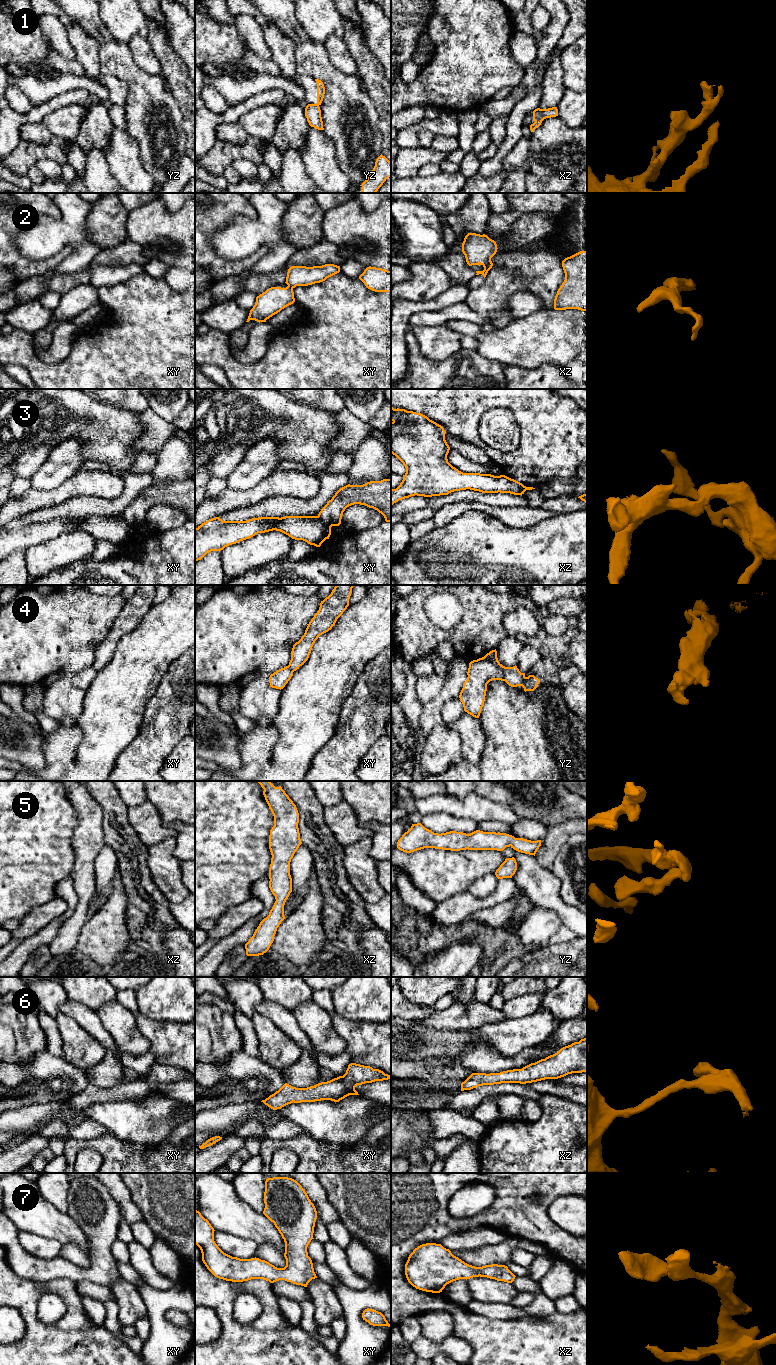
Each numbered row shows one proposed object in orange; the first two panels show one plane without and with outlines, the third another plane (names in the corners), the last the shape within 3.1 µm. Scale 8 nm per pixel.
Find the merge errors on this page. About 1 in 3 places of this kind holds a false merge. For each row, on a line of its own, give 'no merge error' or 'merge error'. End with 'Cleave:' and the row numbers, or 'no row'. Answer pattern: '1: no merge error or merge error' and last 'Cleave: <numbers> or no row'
1: merge error
2: merge error
3: merge error
4: merge error
5: no merge error
6: no merge error
7: no merge error
Cleave: 1, 2, 3, 4

